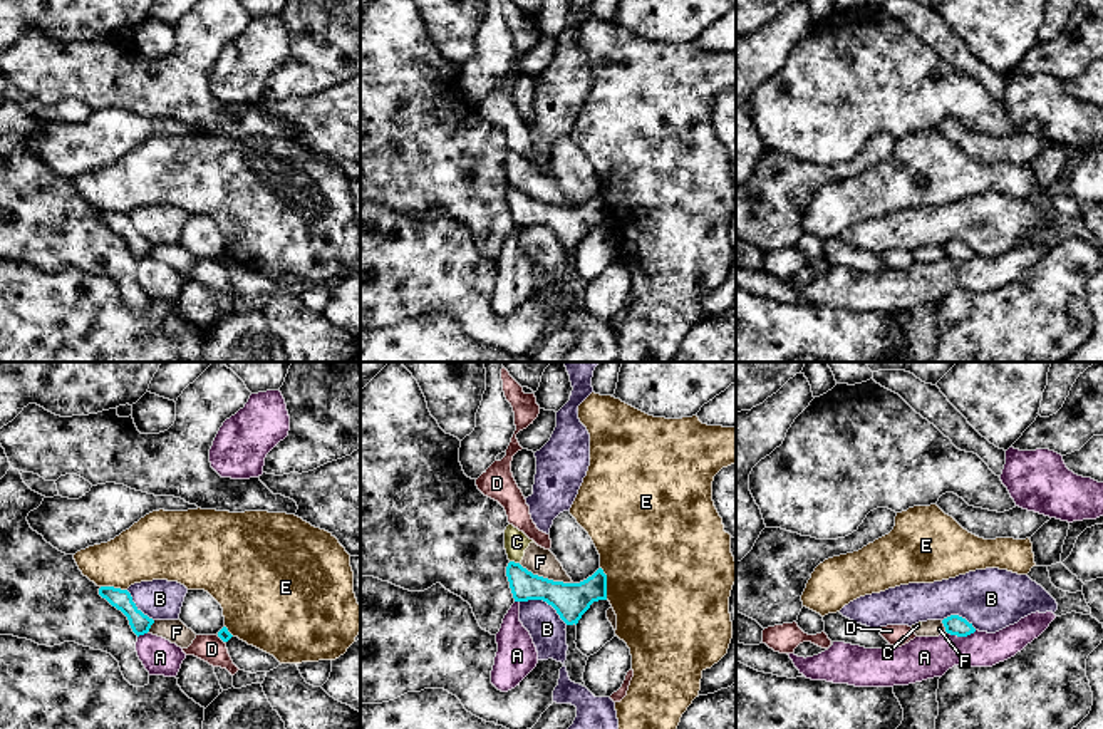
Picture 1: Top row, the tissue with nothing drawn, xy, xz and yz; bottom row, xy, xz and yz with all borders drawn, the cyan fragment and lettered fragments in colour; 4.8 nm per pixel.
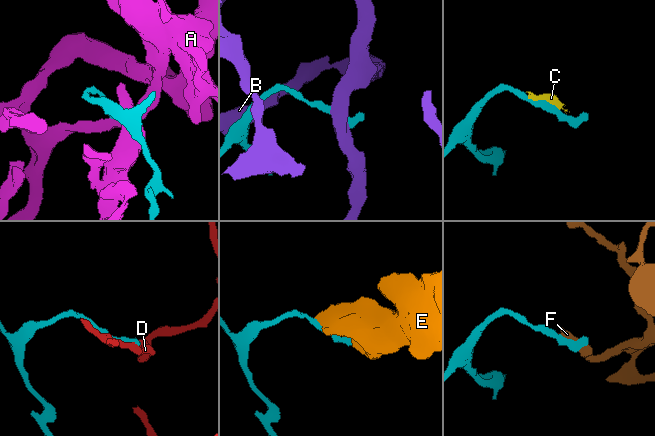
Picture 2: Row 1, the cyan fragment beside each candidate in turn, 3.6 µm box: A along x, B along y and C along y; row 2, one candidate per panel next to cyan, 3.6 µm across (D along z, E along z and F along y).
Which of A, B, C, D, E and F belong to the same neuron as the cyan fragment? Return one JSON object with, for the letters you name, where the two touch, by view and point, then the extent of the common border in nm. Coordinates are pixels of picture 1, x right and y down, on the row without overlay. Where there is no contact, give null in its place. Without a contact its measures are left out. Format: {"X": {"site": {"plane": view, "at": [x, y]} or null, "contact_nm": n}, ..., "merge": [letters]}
{"merge": []}

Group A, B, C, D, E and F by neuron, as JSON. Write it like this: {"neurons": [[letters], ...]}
{"neurons": [["A"], ["B"], ["C", "F"], ["D"], ["E"]]}

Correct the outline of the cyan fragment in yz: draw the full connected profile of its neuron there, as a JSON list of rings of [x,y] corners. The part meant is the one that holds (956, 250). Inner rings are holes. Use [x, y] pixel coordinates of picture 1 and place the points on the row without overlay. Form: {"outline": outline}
{"outline": [[[950,240],[942,245],[945,256],[957,261],[967,261],[976,256],[972,248],[969,248],[966,243],[959,240]]]}

